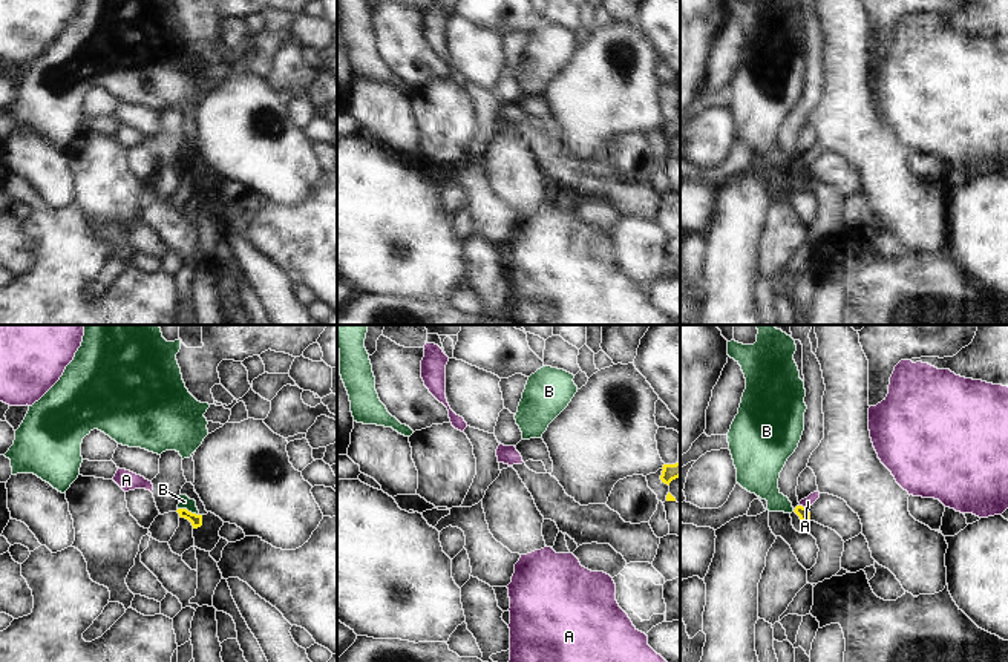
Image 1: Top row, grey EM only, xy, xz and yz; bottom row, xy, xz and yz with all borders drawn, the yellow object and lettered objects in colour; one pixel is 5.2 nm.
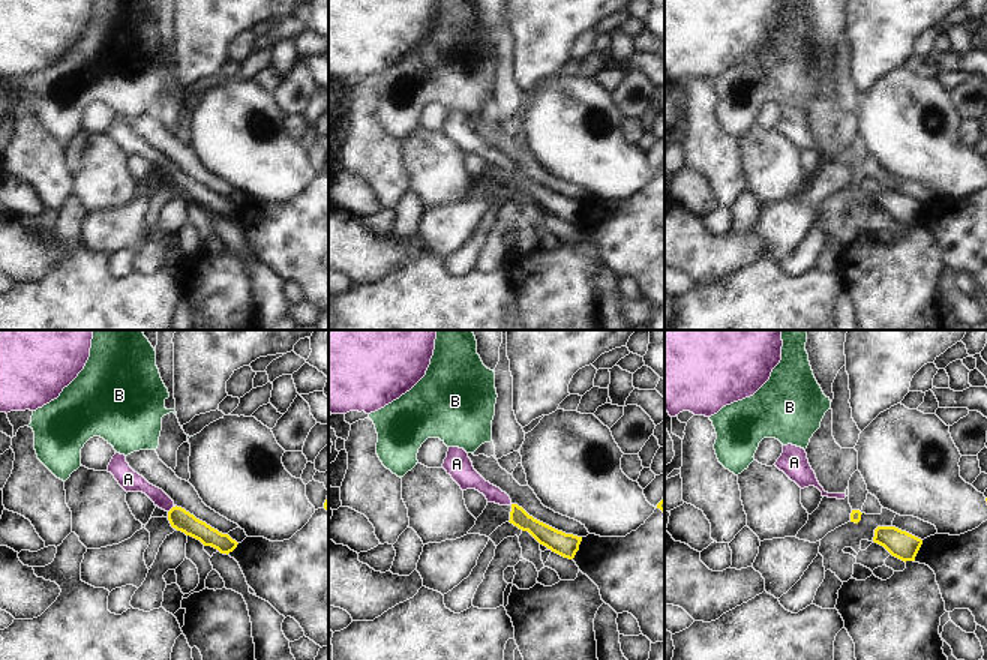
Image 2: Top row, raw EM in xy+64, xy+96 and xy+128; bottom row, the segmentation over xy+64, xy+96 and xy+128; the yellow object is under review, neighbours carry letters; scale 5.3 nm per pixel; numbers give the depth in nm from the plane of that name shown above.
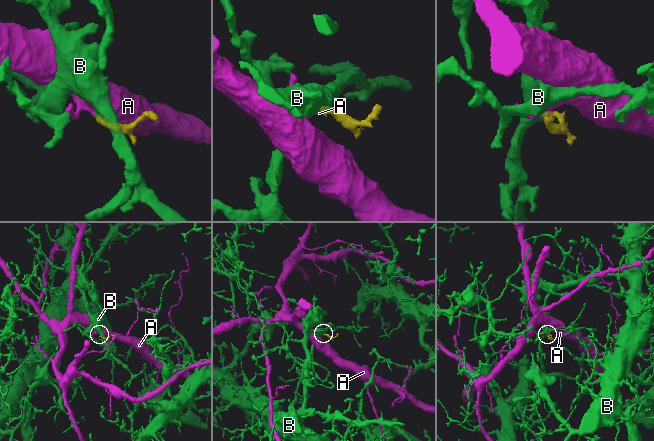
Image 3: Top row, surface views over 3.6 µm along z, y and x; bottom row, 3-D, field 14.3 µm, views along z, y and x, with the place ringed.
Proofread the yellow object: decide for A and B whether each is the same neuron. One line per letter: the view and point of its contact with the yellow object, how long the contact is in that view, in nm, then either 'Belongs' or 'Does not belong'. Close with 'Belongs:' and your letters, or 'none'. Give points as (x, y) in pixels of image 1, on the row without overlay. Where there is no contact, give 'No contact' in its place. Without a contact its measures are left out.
A: Touches yellow at yz (805, 164). Shared border 50 nm. Belongs
B: Touches yellow at xy (187, 167). Shared border 120 nm. Does not belong
Belongs: A.

